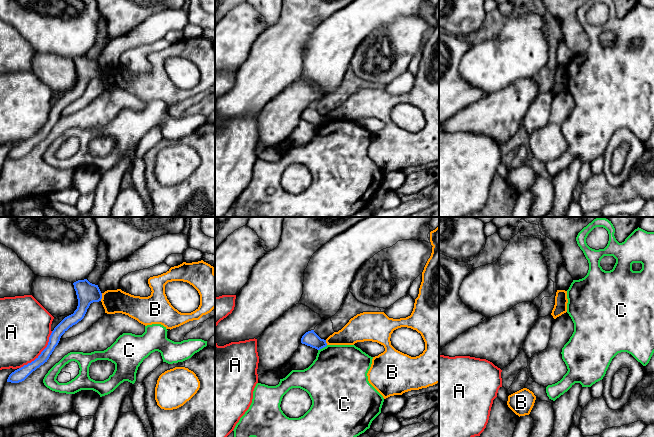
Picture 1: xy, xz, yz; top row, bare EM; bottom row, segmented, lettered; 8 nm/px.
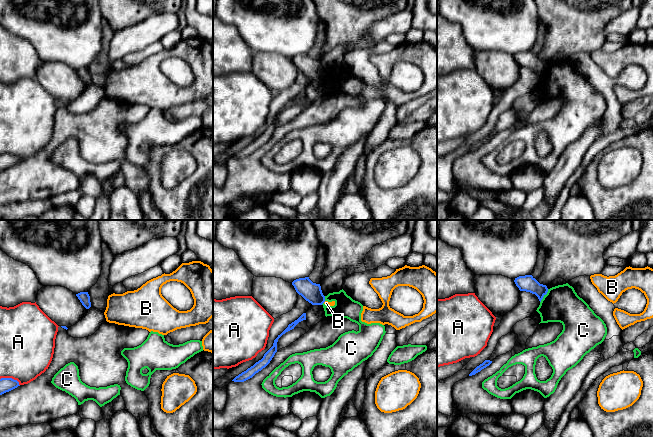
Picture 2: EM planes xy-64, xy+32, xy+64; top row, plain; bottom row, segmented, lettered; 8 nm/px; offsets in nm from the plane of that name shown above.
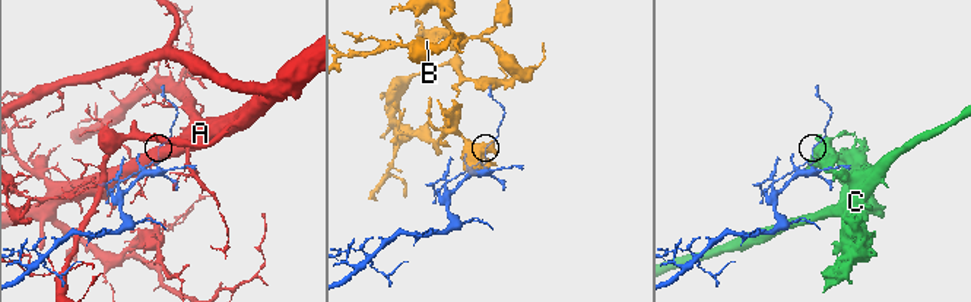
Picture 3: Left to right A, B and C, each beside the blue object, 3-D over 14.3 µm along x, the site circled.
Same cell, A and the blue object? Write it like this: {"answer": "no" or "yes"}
{"answer": "no"}

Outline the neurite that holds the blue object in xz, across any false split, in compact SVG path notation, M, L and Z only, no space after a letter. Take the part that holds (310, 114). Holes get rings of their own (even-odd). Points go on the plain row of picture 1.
M314 106L306 108L302 114L301 119L317 126L320 126L327 122L326 116L321 115Z

